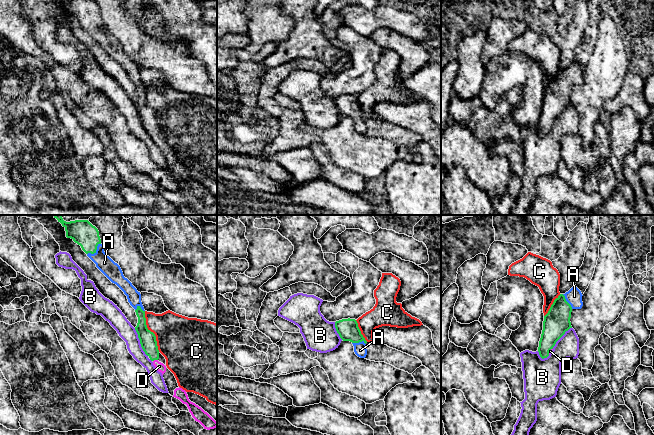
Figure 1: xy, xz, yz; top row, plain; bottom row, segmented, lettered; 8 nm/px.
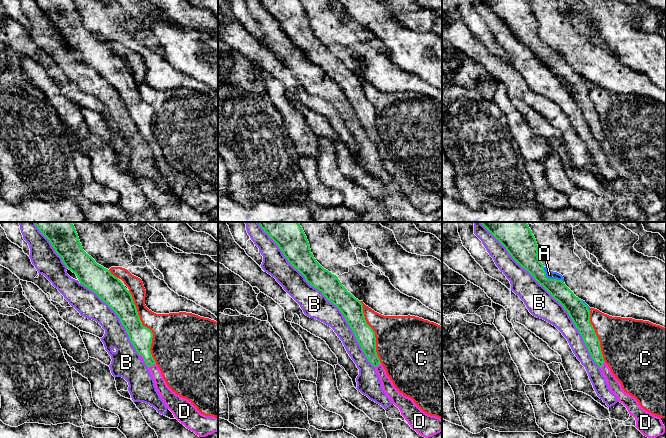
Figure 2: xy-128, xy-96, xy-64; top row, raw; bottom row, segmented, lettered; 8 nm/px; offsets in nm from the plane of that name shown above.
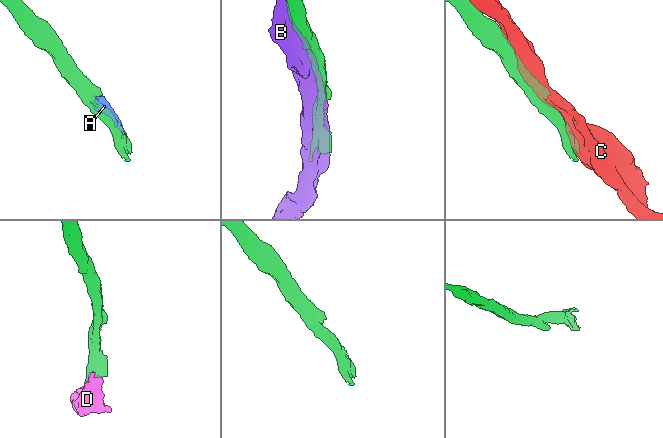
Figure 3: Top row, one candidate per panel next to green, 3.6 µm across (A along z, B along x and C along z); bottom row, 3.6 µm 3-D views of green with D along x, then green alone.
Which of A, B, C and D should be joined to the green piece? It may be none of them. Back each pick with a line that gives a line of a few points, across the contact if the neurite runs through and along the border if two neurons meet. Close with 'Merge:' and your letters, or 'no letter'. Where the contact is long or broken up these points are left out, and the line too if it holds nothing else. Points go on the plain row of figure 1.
Merge: A, D

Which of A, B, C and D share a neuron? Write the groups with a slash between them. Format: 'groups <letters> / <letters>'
groups A D / B / C

